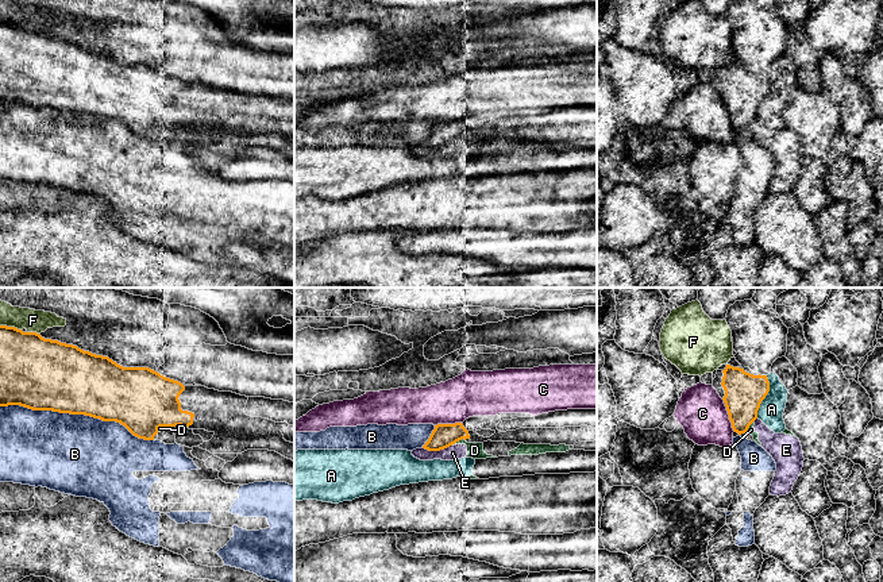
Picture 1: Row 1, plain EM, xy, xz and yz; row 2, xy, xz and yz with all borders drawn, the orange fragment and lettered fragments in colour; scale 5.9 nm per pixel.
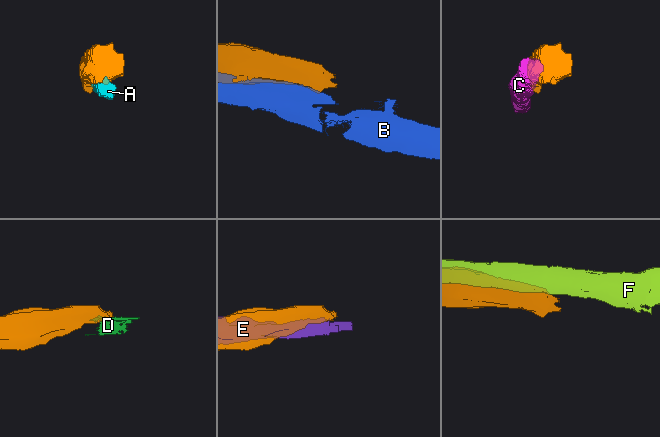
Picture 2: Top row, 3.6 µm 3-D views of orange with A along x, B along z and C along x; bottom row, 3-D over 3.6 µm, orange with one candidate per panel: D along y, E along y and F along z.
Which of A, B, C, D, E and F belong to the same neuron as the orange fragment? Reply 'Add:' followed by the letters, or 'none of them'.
Add: none of them

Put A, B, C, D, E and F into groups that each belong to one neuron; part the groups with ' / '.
A / B / C / D E / F

